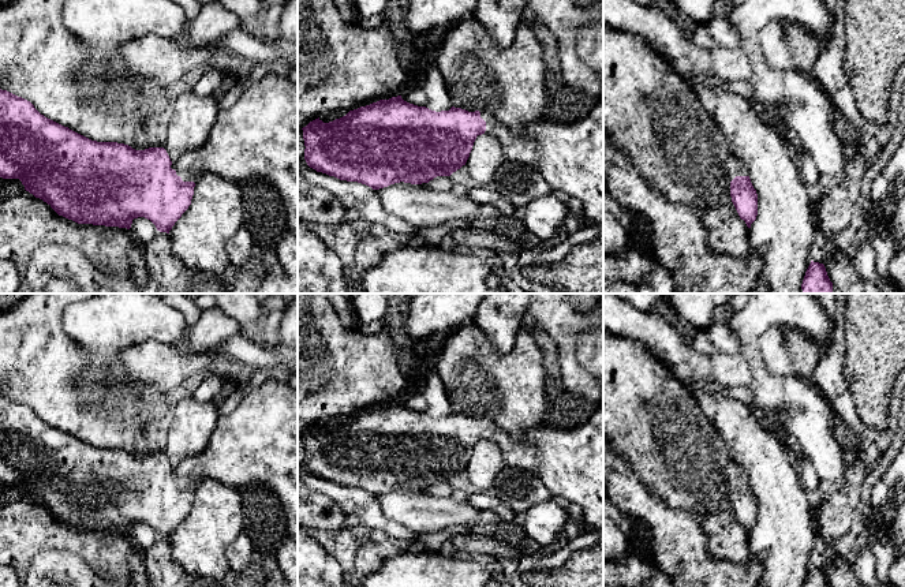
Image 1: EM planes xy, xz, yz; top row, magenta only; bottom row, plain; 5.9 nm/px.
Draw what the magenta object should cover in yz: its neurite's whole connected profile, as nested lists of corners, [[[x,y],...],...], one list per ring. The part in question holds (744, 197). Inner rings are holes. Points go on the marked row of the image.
[[[736,154],[729,157],[725,167],[730,182],[732,202],[740,218],[751,228],[758,216],[758,194],[751,183],[748,168]]]

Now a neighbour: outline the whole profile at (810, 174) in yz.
[[[803,147],[801,158],[797,161],[803,182],[812,188],[818,184],[820,173],[805,147]]]

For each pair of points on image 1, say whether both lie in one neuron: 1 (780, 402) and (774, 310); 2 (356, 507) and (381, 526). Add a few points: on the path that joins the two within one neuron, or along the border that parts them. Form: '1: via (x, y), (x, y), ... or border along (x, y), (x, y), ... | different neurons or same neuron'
1: via (762, 378), (752, 355), (752, 333) | same neuron
2: via (362, 507), (376, 520) | same neuron

